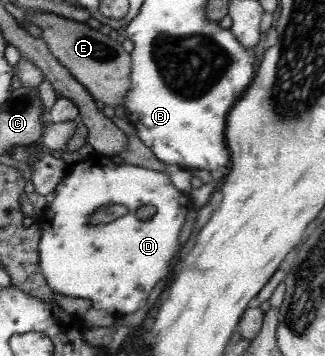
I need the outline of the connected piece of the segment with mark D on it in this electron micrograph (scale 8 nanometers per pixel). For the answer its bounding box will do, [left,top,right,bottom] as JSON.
[38,155,195,319]

